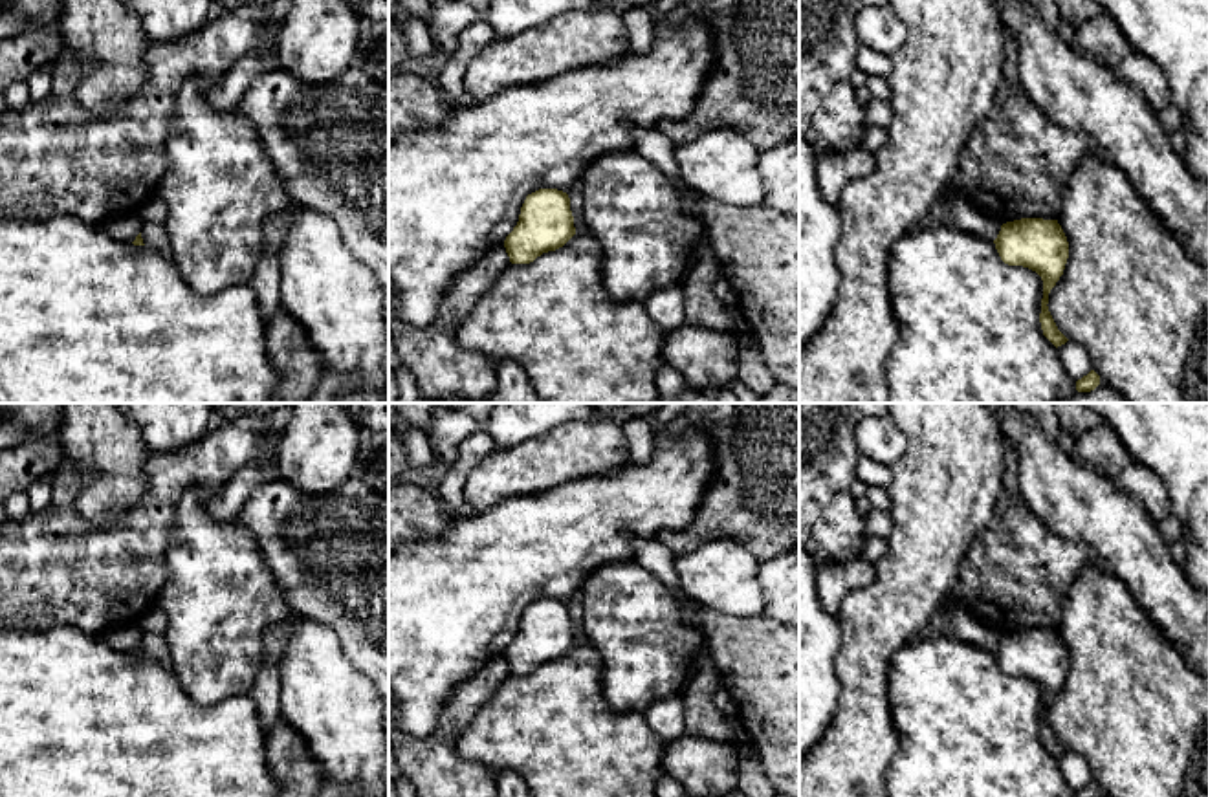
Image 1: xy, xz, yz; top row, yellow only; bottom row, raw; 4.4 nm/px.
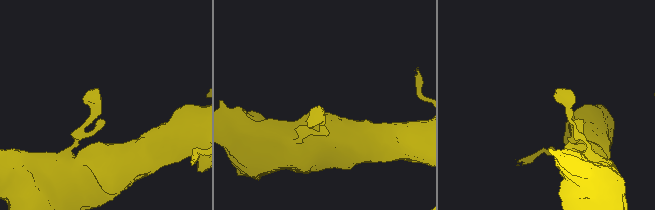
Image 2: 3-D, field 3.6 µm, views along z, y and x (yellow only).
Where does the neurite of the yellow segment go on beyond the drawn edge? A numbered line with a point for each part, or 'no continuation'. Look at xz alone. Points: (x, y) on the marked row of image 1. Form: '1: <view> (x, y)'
no continuation

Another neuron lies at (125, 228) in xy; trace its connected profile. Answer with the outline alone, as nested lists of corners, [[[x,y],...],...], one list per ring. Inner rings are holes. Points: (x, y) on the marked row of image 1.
[[[119,216],[108,218],[104,222],[104,229],[121,242],[134,242],[141,233],[141,218],[139,216]]]

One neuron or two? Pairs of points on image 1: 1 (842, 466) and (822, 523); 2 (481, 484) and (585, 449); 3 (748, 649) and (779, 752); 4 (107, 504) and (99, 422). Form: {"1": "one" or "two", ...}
{"1": "one", "2": "one", "3": "one", "4": "one"}

